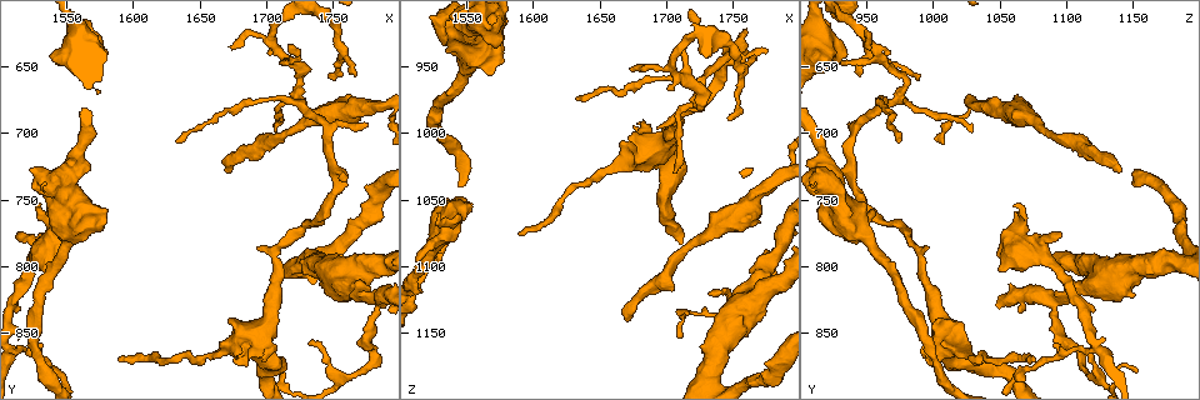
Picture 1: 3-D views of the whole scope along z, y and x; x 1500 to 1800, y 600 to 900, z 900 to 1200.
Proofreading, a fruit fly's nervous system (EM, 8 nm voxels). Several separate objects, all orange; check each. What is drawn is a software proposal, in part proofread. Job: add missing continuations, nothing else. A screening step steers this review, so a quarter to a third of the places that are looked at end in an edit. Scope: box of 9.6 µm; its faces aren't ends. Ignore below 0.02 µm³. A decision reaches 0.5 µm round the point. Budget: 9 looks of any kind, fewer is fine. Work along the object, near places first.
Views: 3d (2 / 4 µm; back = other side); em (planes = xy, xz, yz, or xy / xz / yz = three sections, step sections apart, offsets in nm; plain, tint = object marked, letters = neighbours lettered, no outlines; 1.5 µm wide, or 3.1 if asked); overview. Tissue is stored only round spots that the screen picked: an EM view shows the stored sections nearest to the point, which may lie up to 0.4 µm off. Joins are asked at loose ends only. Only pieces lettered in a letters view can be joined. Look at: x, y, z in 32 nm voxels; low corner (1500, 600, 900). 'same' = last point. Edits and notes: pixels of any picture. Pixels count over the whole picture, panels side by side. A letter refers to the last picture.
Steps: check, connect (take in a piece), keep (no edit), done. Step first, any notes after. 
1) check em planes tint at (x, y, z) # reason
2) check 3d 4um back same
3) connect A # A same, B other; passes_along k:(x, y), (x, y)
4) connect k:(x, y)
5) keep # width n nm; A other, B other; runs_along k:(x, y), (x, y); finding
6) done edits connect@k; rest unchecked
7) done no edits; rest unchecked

check em xy step 4 letters at (1746, 658, 990)

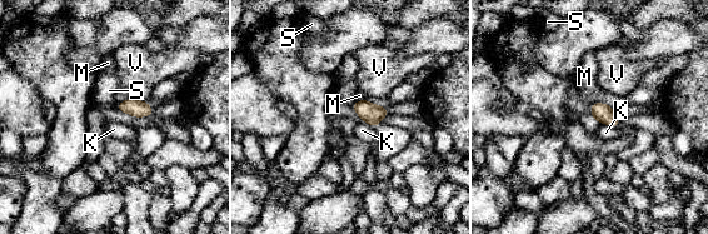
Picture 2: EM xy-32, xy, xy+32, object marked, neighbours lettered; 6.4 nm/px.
keep # width 80 nm; K other, M other, S other, V other; border 2:(357, 99), (368, 99), (383, 106); none of them fits

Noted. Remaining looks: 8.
check 3d 4um at (1672, 728, 1142) # free end

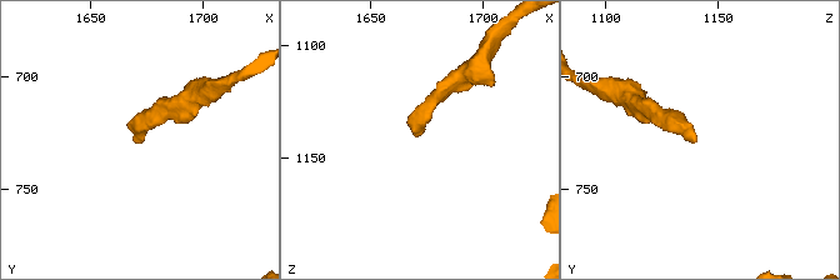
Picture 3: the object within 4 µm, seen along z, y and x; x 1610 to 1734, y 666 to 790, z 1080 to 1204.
check em xz step 4 tint at (1671, 729, 1140)

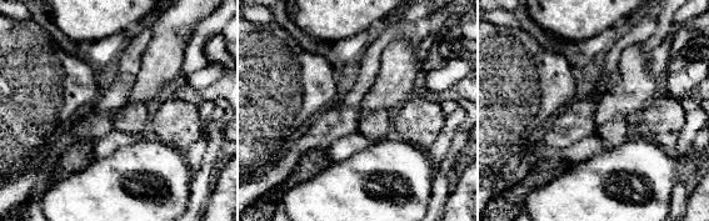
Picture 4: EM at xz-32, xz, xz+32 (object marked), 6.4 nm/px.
check em planes letters same

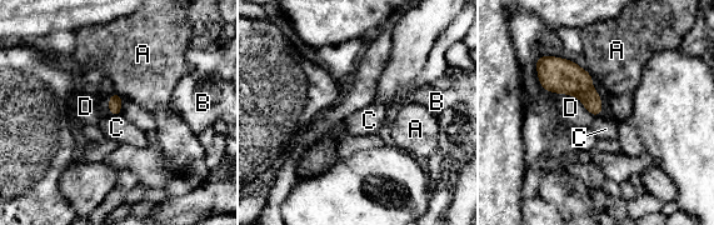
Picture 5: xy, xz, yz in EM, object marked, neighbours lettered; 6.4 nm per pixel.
keep # A other, B other, C other, D other; border 5:(120, 114), (113, 116); none of them fits

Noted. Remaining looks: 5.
check em planes plain at (1674, 636, 950) # an open end

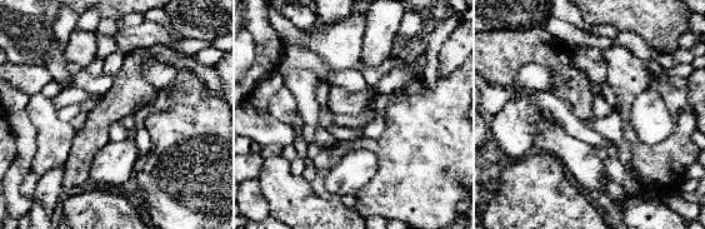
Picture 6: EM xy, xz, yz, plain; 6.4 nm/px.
check em planes letters same # see the neighbours

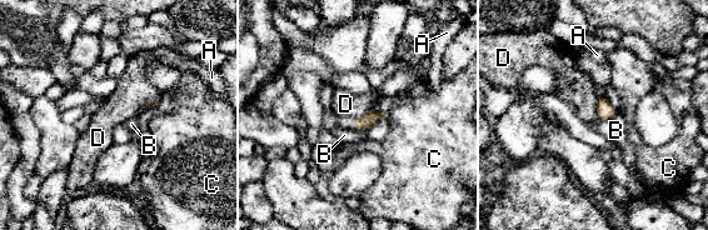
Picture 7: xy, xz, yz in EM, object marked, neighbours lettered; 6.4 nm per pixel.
keep # longest_contact D 140 nm; A other, B other, C other, D other; border 7:(597, 98), (597, 116), (599, 119); none of them fits

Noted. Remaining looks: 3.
check 3d 4um at (1760, 732, 924) # thin end

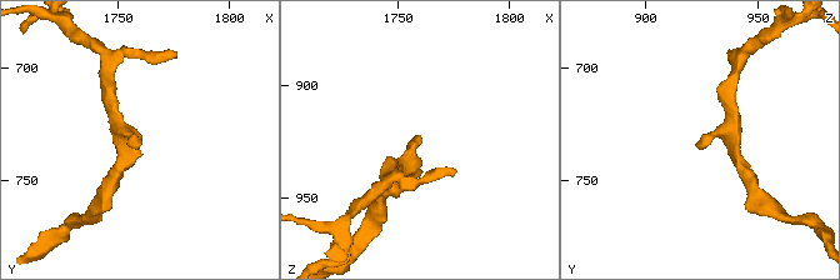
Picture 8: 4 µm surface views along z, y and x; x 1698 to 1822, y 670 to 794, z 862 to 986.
check em yz step 4 letters at (1759, 735, 922) # need the tissue

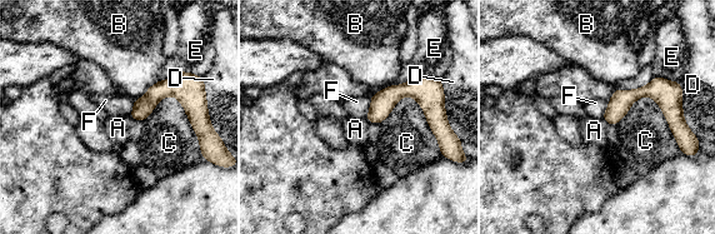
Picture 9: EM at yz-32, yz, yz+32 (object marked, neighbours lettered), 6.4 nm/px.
keep # longest_contact C 440 nm; A other, B other, C other, D other, E other, F other; runs_along 9:(606, 115), (654, 93), (674, 122); no lettered piece goes on from it

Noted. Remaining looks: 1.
done no edits; rest unchecked

